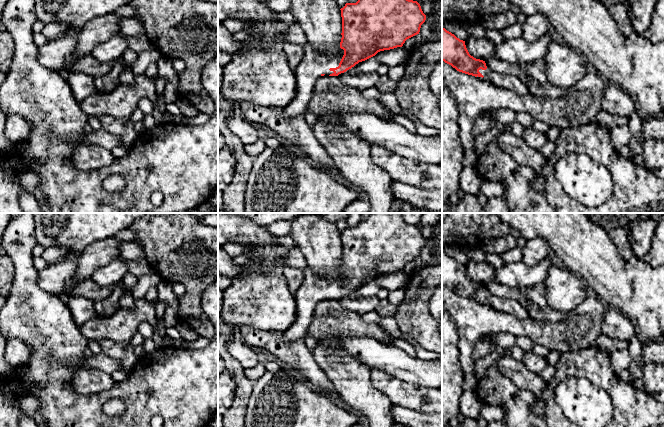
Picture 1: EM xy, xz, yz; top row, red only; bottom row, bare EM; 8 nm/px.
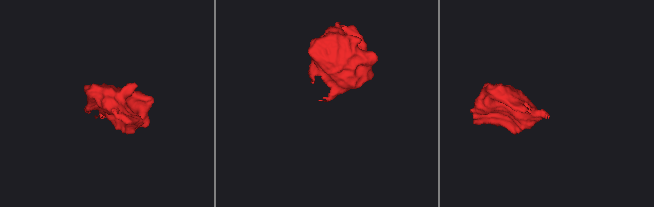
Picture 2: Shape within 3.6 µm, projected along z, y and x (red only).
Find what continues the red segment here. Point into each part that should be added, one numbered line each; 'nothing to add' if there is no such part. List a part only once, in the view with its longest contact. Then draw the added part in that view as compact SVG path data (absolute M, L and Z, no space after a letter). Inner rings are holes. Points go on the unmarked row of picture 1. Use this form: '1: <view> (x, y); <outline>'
1: xz (313, 288); M307 266L303 269L304 278L302 285L294 294L296 301L296 319L293 325L284 332L287 340L305 339L313 322L315 305L322 298L329 300L334 297L330 292L336 292L342 283L342 279L335 277L326 280L313 273Z

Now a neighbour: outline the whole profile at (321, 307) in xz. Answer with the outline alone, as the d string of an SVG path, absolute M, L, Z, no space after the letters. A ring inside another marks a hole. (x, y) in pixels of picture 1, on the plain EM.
M324 299L315 305L308 336L316 339L329 336L365 336L393 345L393 338L378 324L366 323L361 314L344 309L337 300Z

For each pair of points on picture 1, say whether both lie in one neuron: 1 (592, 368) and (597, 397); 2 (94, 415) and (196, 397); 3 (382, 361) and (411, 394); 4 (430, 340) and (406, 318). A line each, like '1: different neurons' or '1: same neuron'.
1: different neurons
2: same neuron
3: different neurons
4: same neuron

